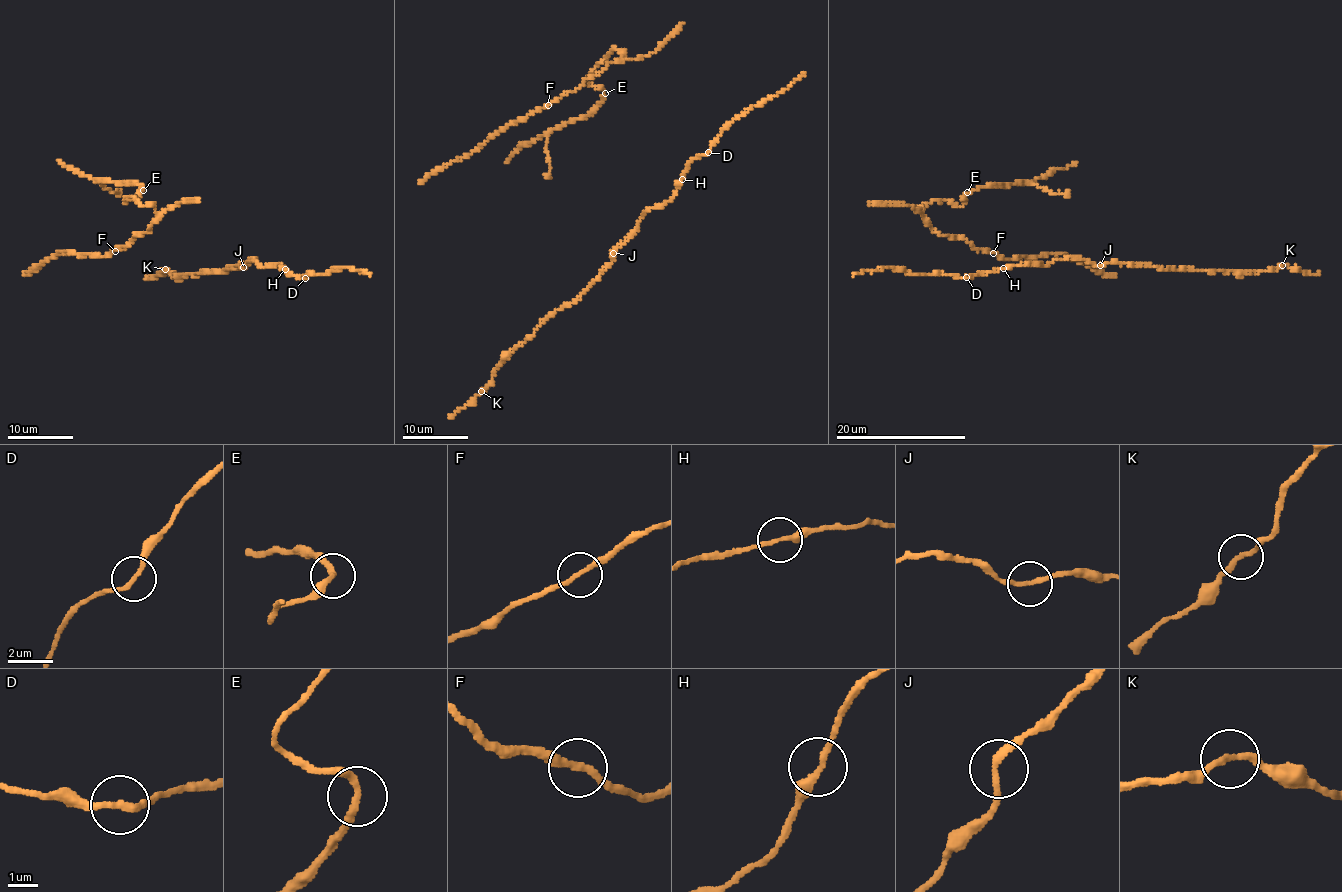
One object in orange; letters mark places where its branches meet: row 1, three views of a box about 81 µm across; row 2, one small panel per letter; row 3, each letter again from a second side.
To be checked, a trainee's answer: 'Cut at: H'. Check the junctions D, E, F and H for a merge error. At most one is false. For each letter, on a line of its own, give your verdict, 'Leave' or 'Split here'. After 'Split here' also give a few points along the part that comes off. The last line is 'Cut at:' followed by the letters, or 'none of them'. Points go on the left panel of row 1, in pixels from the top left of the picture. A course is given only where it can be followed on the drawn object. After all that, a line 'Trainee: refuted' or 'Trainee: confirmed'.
D: Leave
E: Leave
F: Leave
H: Leave
Cut at: none of them
Trainee: refuted

